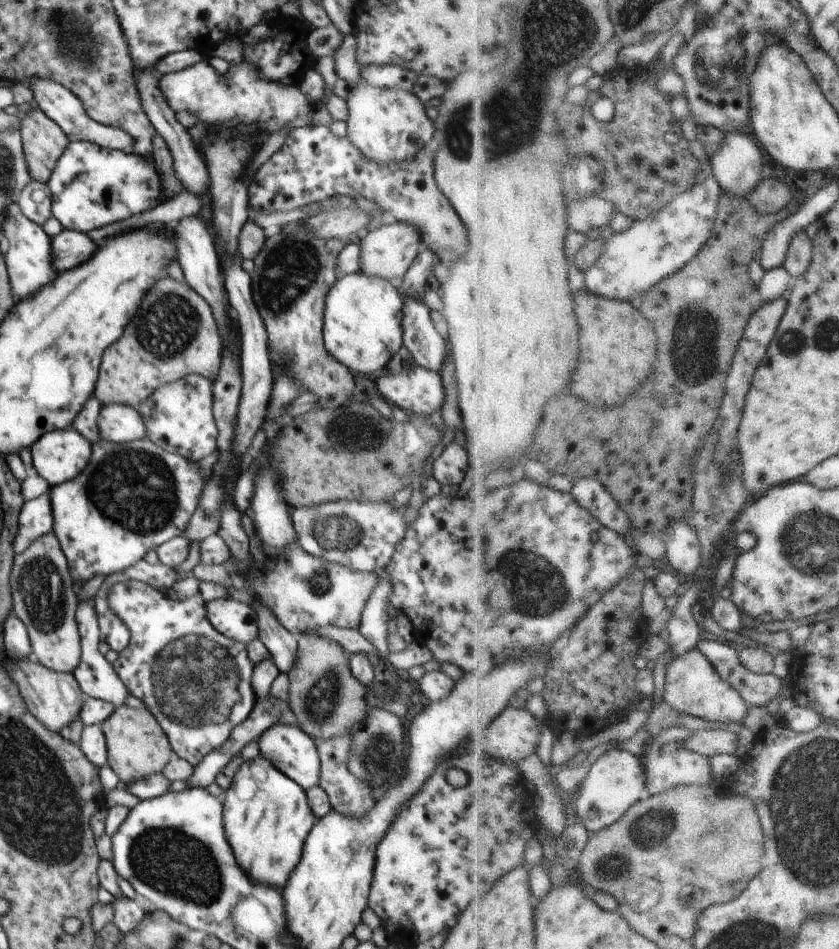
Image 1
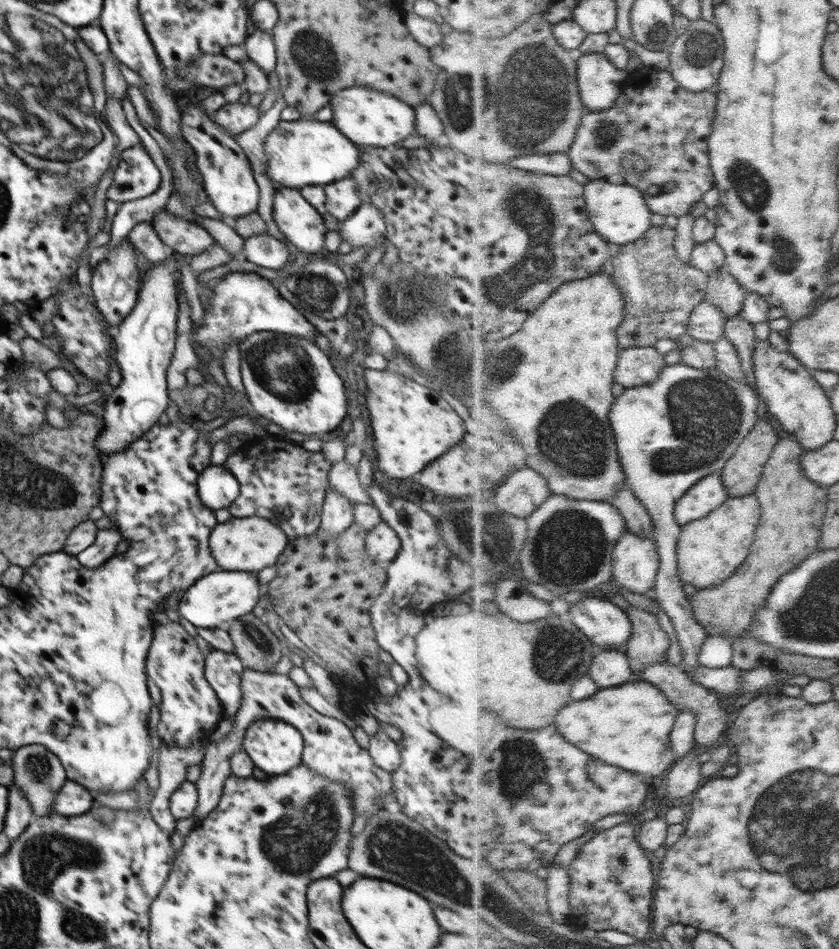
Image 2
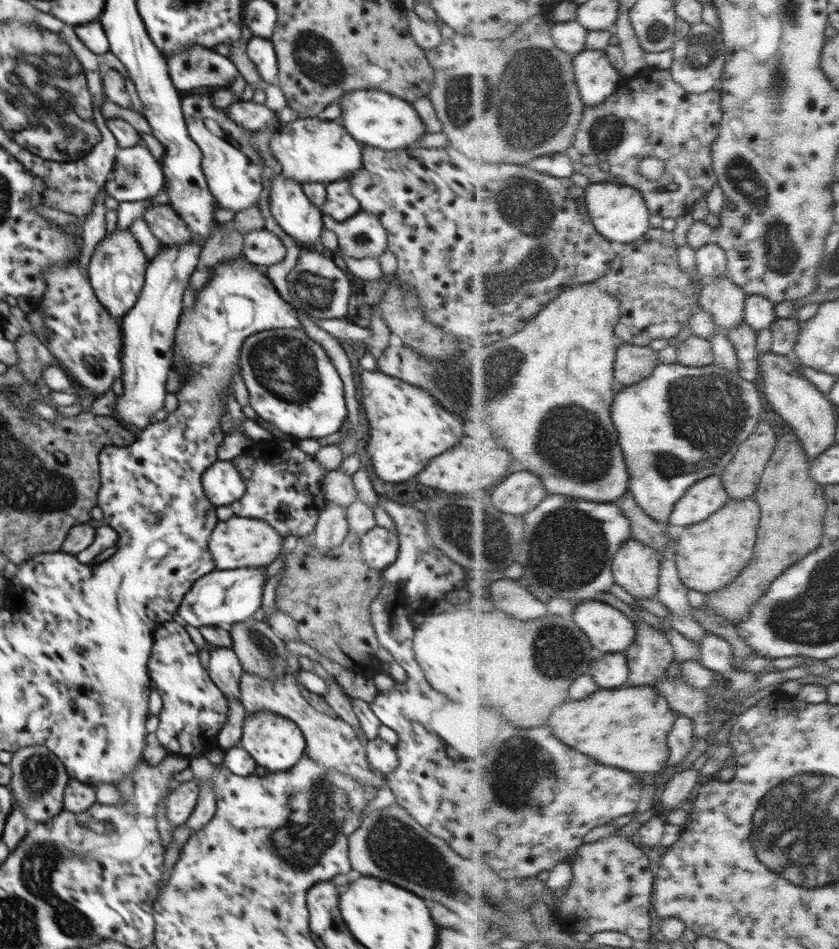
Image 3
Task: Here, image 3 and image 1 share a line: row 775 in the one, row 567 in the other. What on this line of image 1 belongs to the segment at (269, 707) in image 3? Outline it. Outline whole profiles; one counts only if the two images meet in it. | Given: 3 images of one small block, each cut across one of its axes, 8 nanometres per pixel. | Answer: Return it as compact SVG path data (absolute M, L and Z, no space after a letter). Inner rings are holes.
M333 501L314 508L302 508L292 510L291 518L293 528L297 531L297 542L299 546L316 559L335 563L357 572L376 572L391 564L392 558L398 548L398 544L404 540L409 526L403 520L405 506L394 510L392 502L383 501L378 503L360 503L357 501Z

